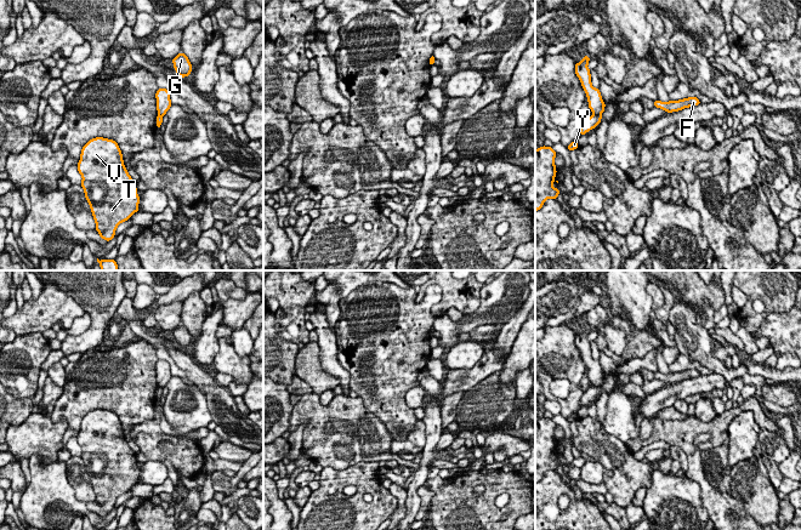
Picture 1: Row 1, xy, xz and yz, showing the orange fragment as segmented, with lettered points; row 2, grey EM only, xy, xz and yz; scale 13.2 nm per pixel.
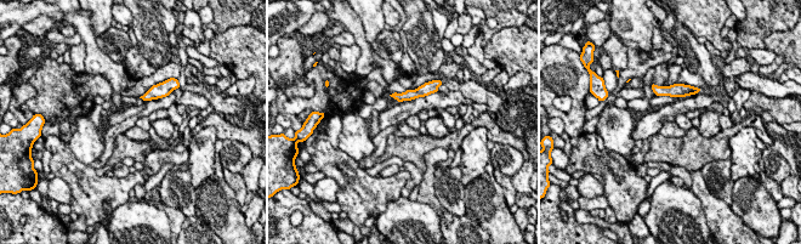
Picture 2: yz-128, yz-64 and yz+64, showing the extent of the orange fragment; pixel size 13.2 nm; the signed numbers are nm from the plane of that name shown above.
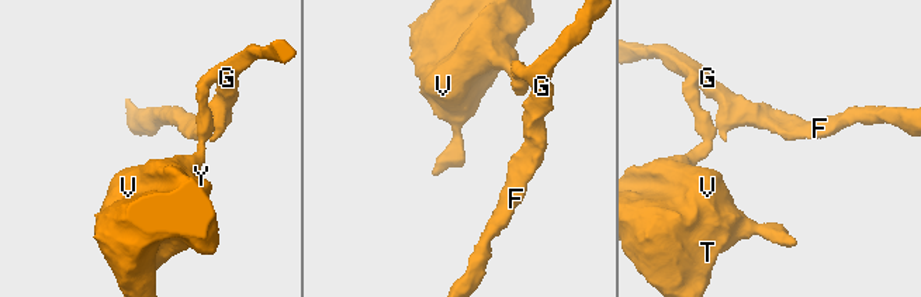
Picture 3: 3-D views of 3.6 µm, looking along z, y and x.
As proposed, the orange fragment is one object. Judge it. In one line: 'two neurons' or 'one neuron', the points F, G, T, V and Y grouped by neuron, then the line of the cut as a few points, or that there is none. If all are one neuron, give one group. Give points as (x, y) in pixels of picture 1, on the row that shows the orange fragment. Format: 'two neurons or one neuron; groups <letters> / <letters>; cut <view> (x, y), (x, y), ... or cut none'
two neurons; groups F G / T V Y; cut yz (594, 113), (600, 115)

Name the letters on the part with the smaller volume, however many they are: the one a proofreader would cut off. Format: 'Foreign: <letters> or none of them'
Foreign: T, V, Y

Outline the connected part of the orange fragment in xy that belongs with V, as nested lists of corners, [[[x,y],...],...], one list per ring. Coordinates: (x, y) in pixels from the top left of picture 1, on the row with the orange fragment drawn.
[[[103,137],[92,138],[83,147],[78,171],[83,177],[80,186],[90,204],[96,230],[102,239],[110,241],[115,235],[117,227],[140,210],[137,182],[129,175],[118,143]]]

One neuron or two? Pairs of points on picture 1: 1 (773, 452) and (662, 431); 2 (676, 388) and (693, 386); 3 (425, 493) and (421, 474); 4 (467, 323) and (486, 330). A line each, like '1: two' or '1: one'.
1: two
2: one
3: two
4: two

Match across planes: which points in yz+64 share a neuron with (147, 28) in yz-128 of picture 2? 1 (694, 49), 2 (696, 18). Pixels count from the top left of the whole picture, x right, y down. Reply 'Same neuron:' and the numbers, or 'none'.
Same neuron: 1

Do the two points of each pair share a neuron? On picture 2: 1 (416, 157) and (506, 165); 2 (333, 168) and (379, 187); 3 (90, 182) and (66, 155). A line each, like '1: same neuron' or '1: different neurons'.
1: different neurons
2: same neuron
3: same neuron

